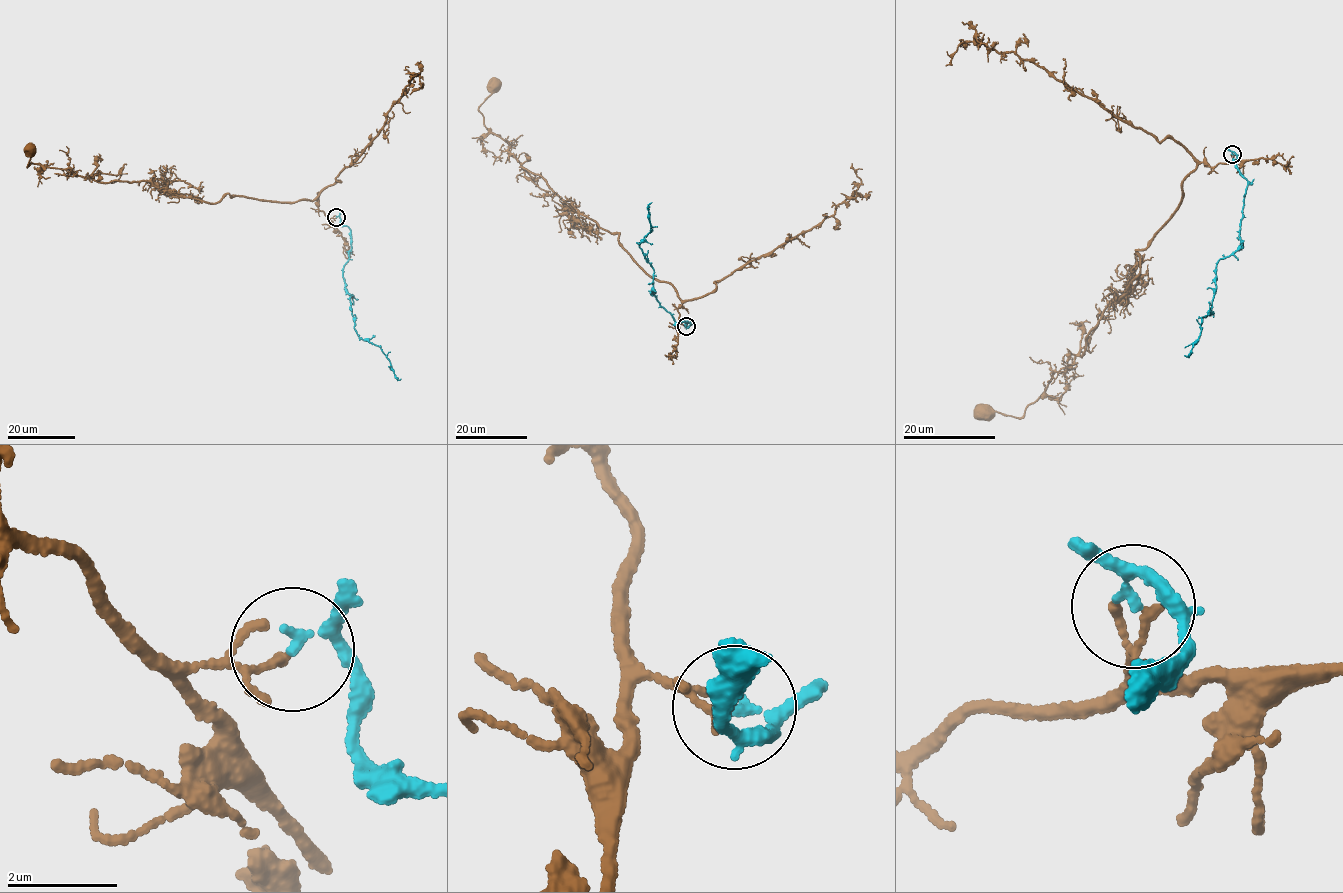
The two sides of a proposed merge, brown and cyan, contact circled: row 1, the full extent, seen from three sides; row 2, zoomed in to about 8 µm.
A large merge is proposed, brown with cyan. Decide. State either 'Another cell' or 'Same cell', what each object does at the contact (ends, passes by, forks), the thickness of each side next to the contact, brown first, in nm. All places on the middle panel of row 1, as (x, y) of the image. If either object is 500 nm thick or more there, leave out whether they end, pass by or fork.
Another cell. At the ring brown passes by. At the ring cyan passes by. Thickness 110 nm (brown) against 150 nm

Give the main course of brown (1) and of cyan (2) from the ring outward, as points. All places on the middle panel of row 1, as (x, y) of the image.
1: (685, 326), (674, 287), (487, 128), (479, 107), (495, 85)
2: (686, 326), (690, 322), (678, 323), (650, 292), (652, 268), (638, 243), (651, 232), (647, 207), (652, 202)

